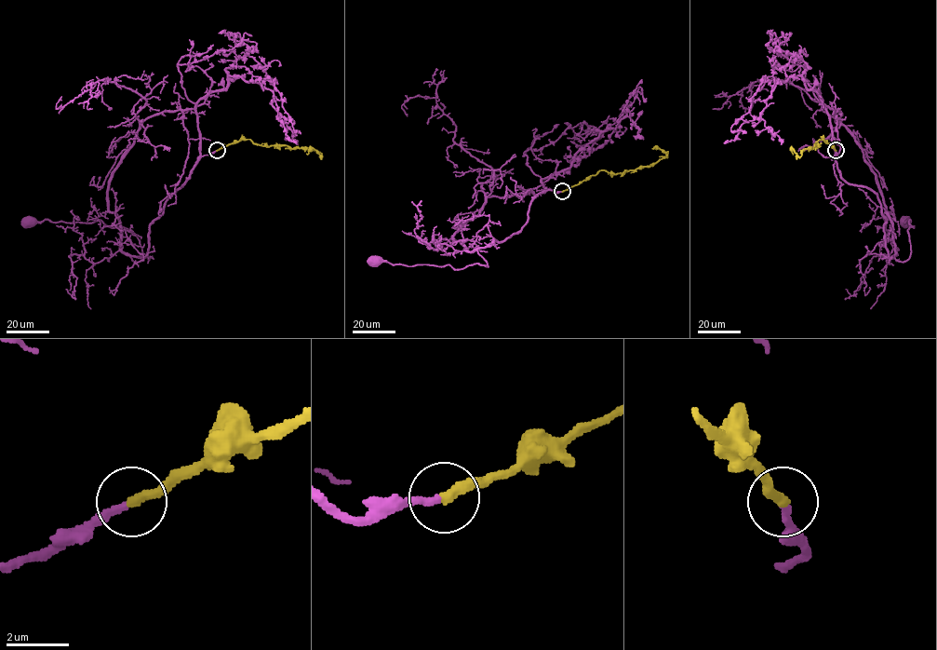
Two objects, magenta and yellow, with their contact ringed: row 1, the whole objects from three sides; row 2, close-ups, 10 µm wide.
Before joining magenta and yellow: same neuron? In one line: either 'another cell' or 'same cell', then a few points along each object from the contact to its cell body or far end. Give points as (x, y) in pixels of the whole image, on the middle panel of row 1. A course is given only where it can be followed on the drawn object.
same cell; magenta runs (562, 191), (540, 193), (517, 233), (476, 250), (488, 266), (456, 269), (375, 262); yellow runs (562, 191), (600, 170), (616, 174), (649, 167), (667, 157), (663, 150), (652, 148)

